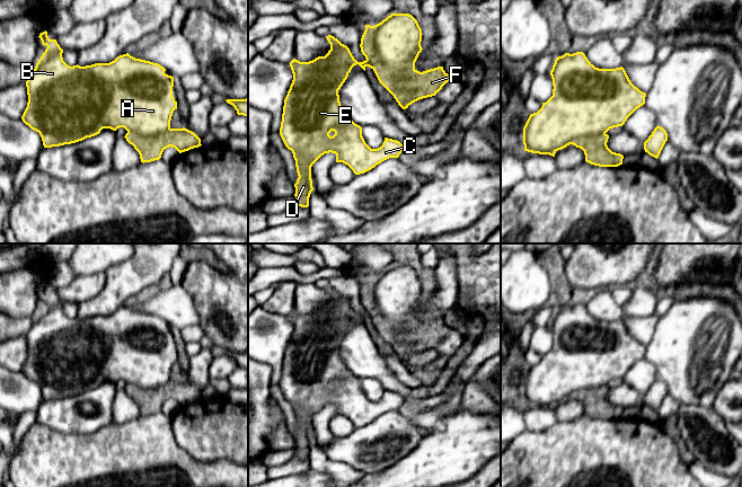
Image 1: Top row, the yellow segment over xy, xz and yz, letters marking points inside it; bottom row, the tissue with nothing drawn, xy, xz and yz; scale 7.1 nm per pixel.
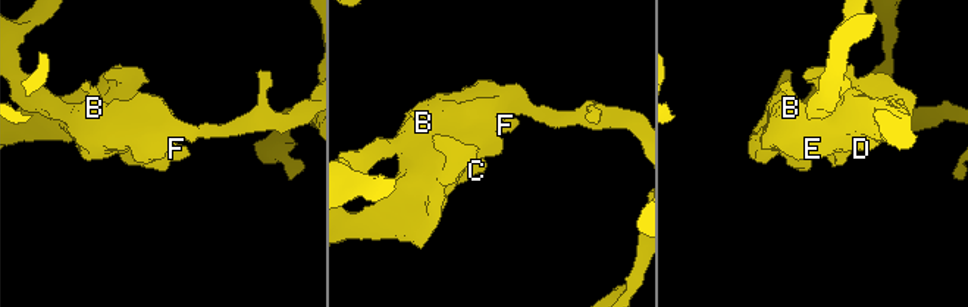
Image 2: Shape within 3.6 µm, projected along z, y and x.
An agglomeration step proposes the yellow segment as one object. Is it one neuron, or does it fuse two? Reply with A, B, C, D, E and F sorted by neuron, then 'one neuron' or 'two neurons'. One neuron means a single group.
groups A B C D E / F; two neurons

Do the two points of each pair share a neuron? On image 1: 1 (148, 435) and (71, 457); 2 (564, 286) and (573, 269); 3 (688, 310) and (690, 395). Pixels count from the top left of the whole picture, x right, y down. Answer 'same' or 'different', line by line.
1: same
2: different
3: same

